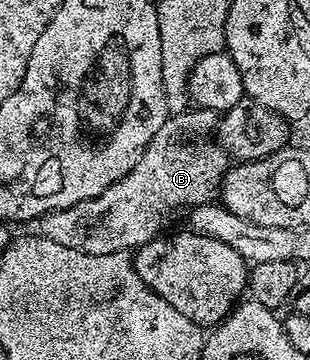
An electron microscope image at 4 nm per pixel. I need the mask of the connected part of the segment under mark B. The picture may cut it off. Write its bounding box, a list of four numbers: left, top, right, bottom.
[27,112,218,255]

